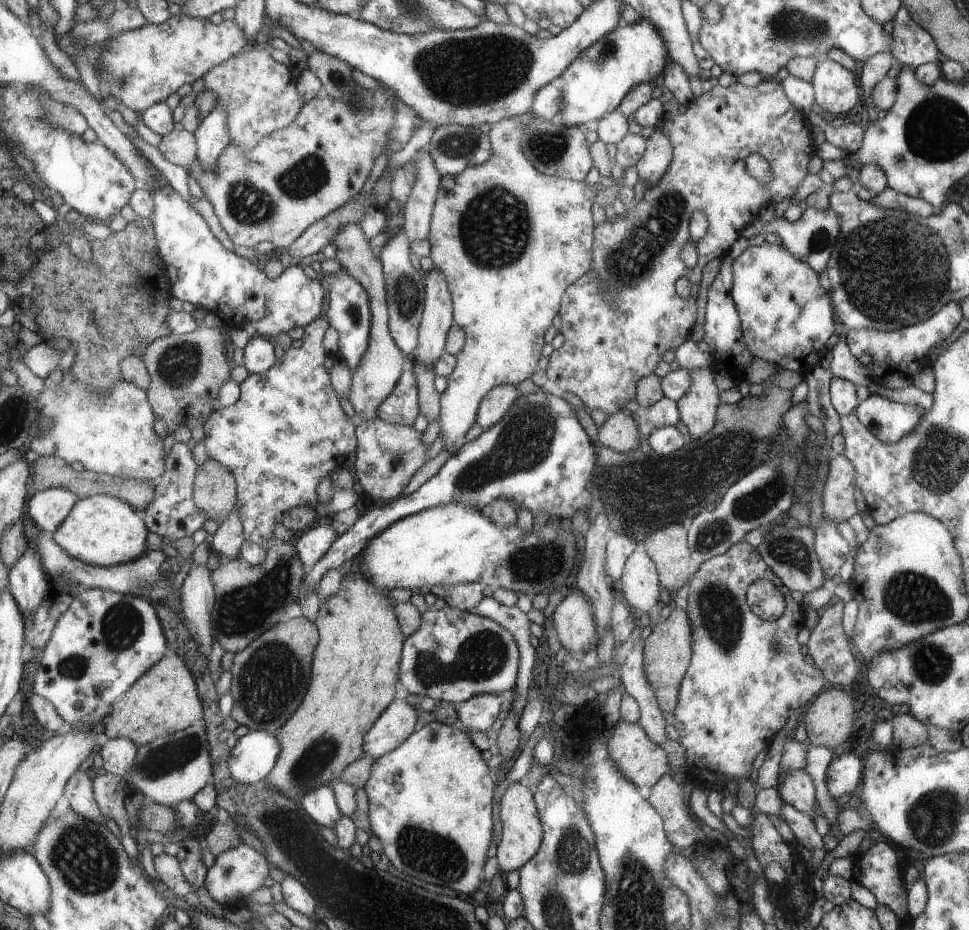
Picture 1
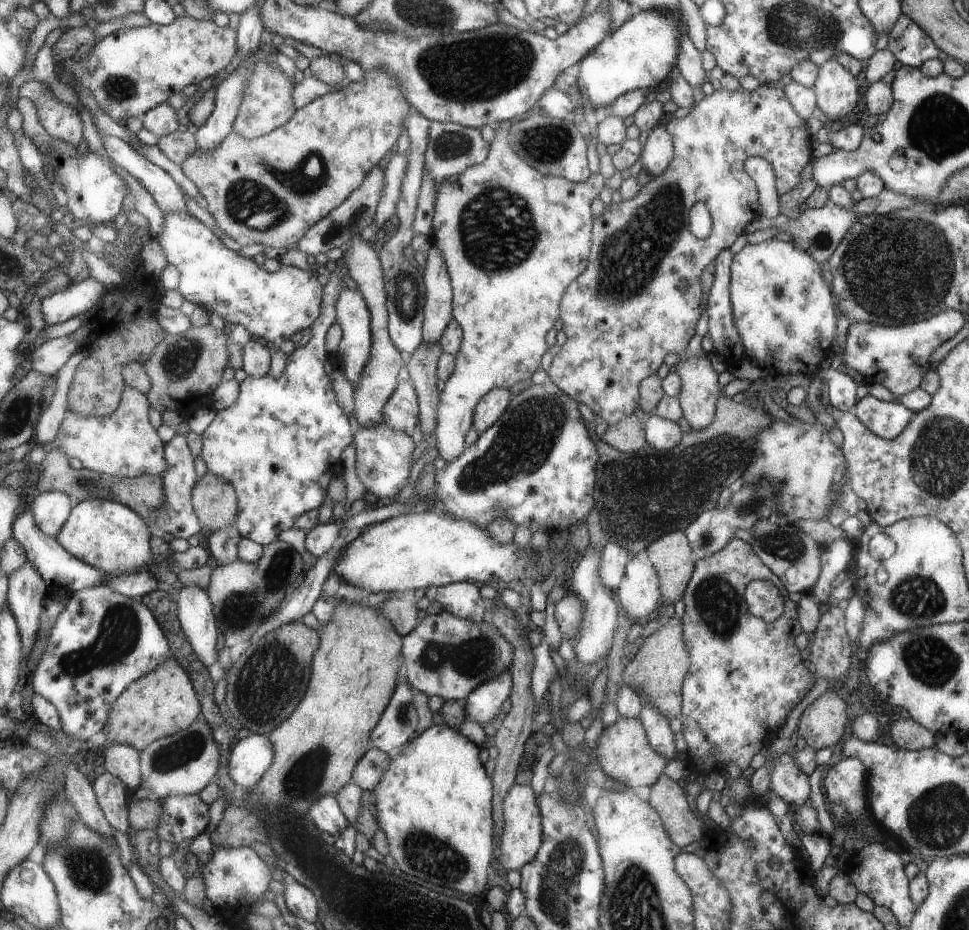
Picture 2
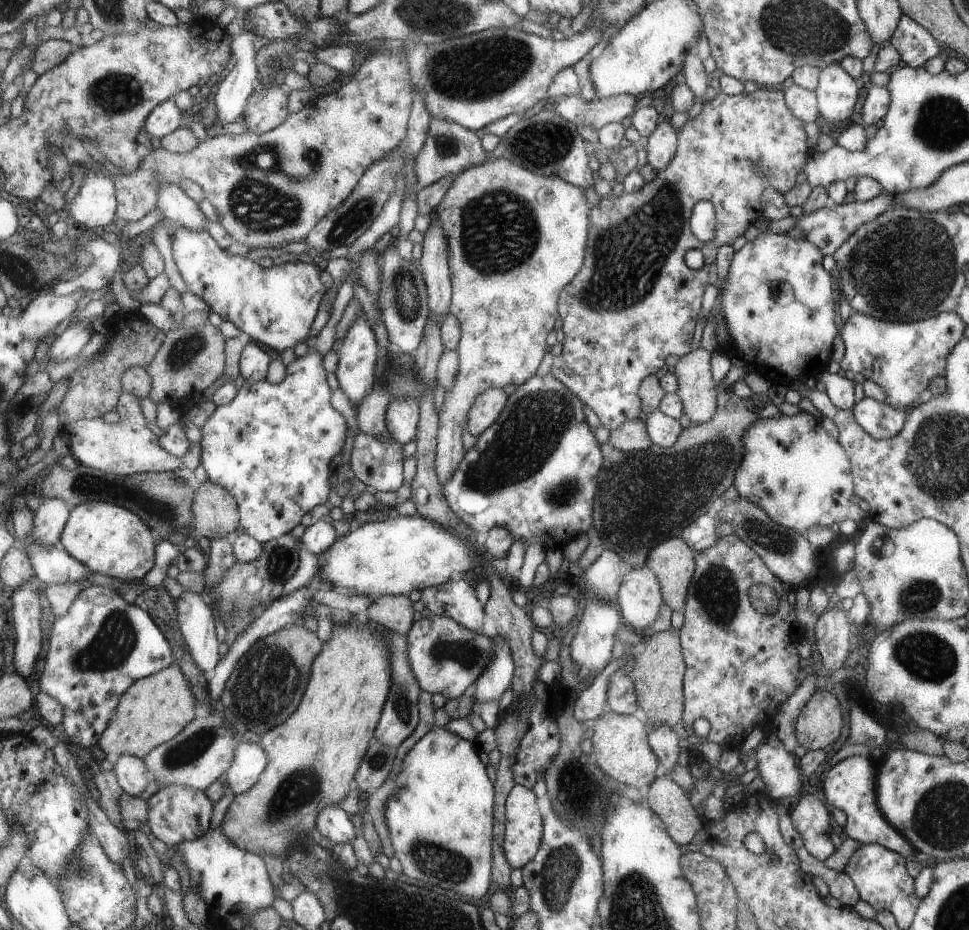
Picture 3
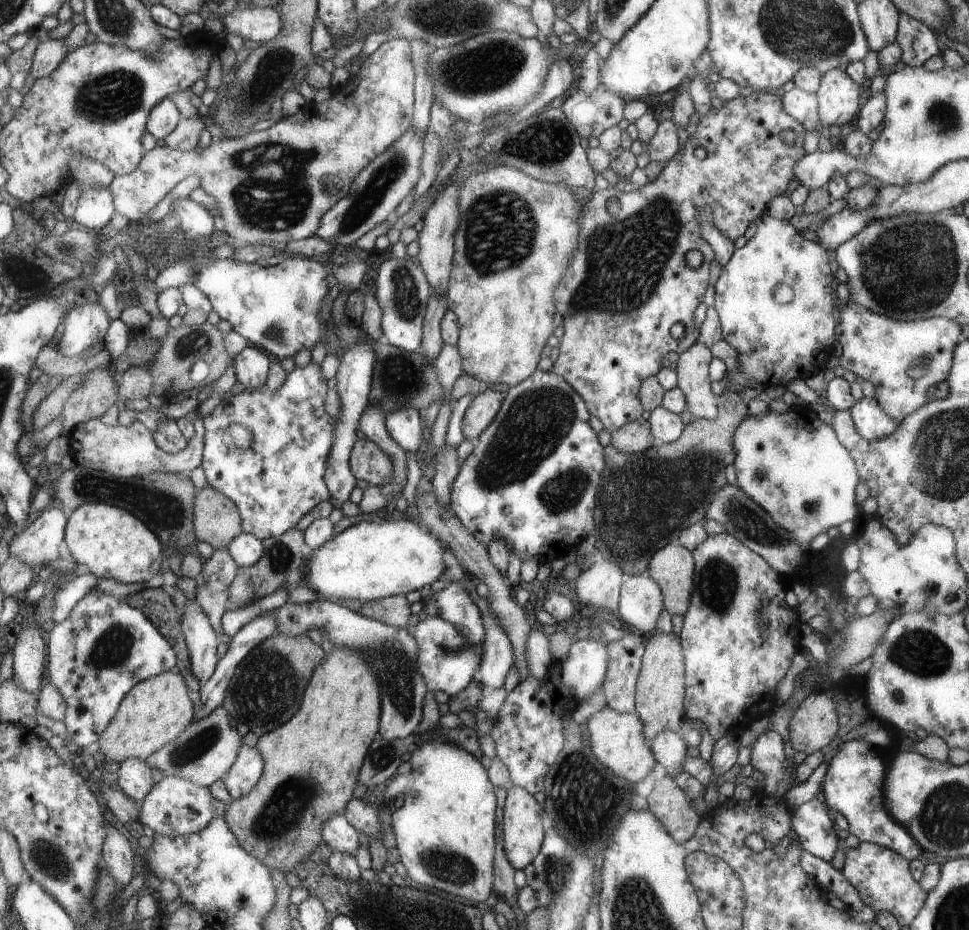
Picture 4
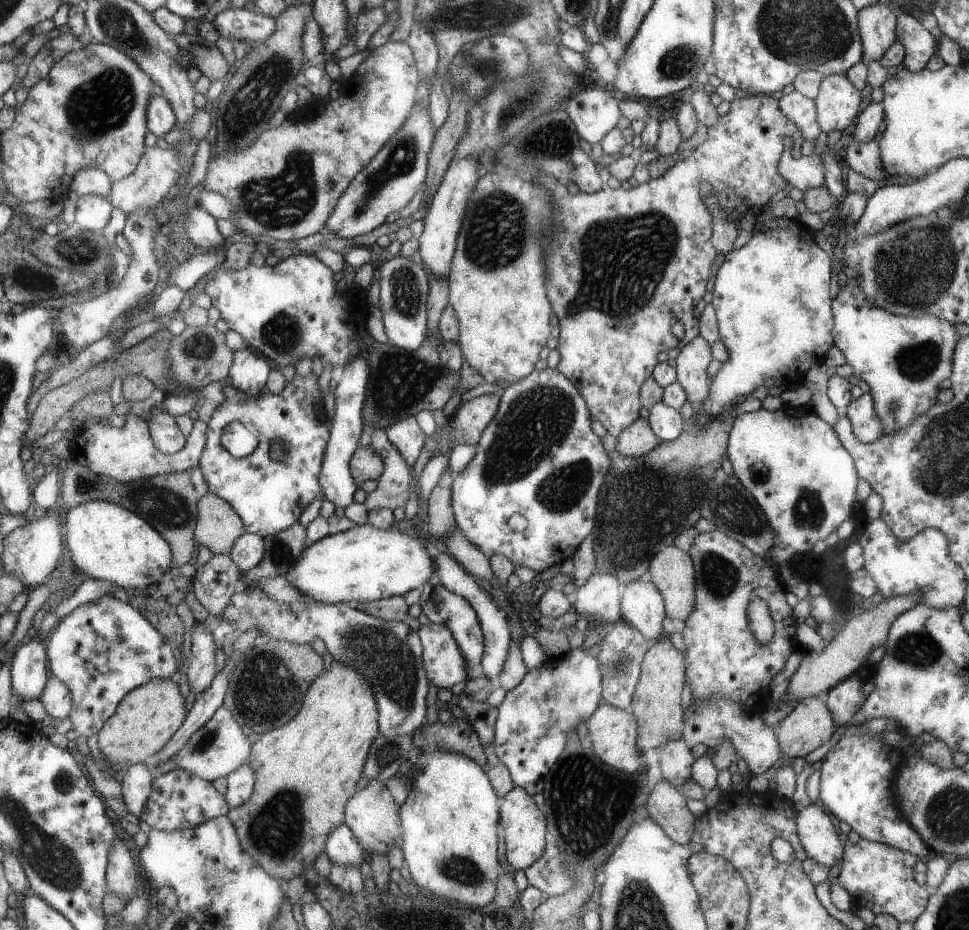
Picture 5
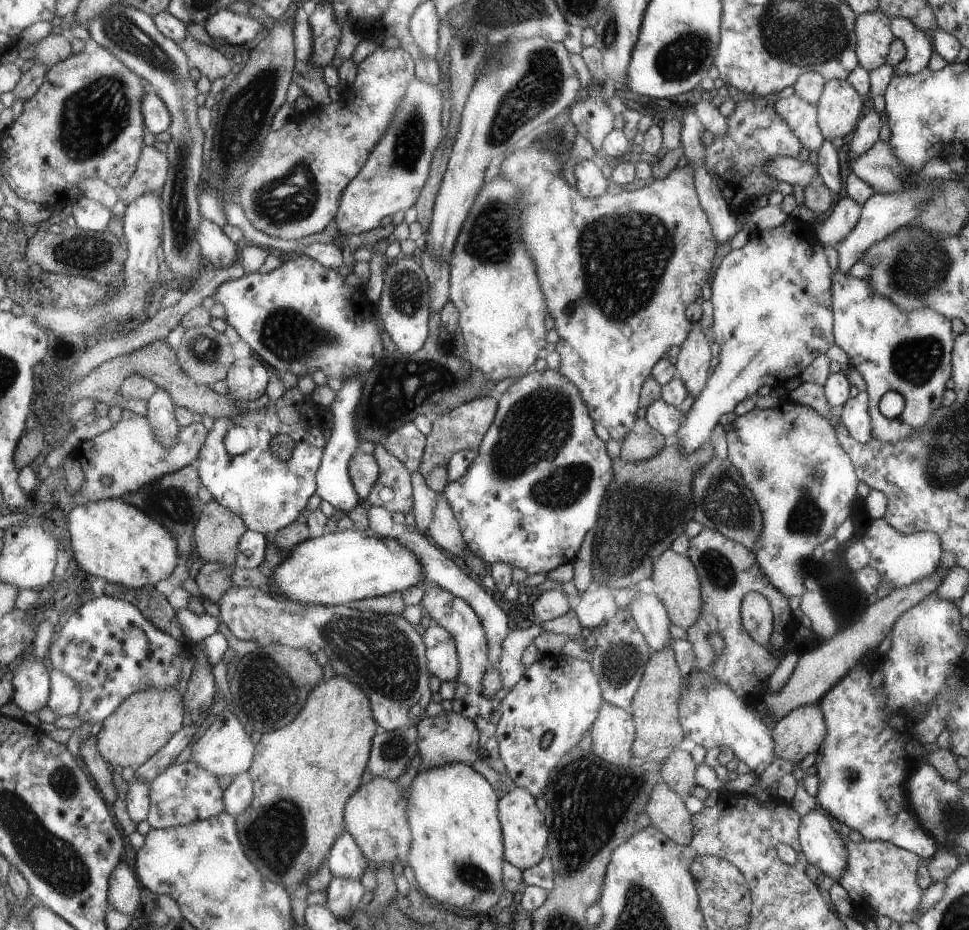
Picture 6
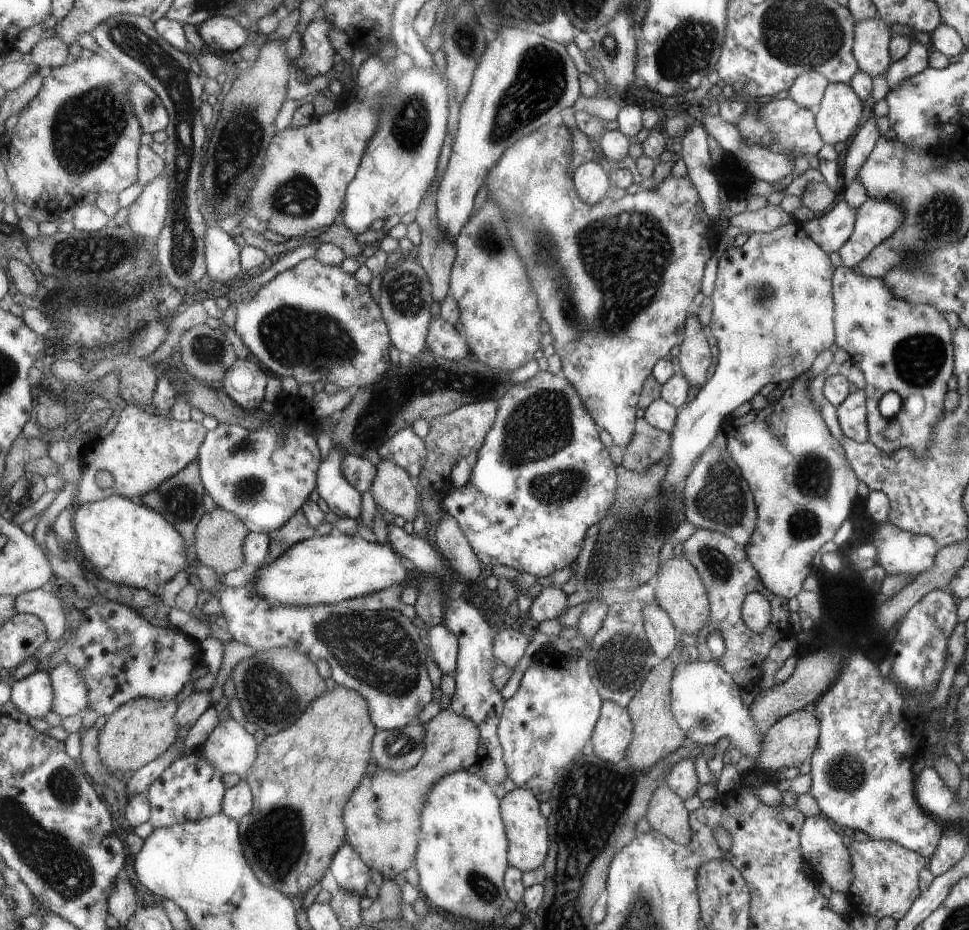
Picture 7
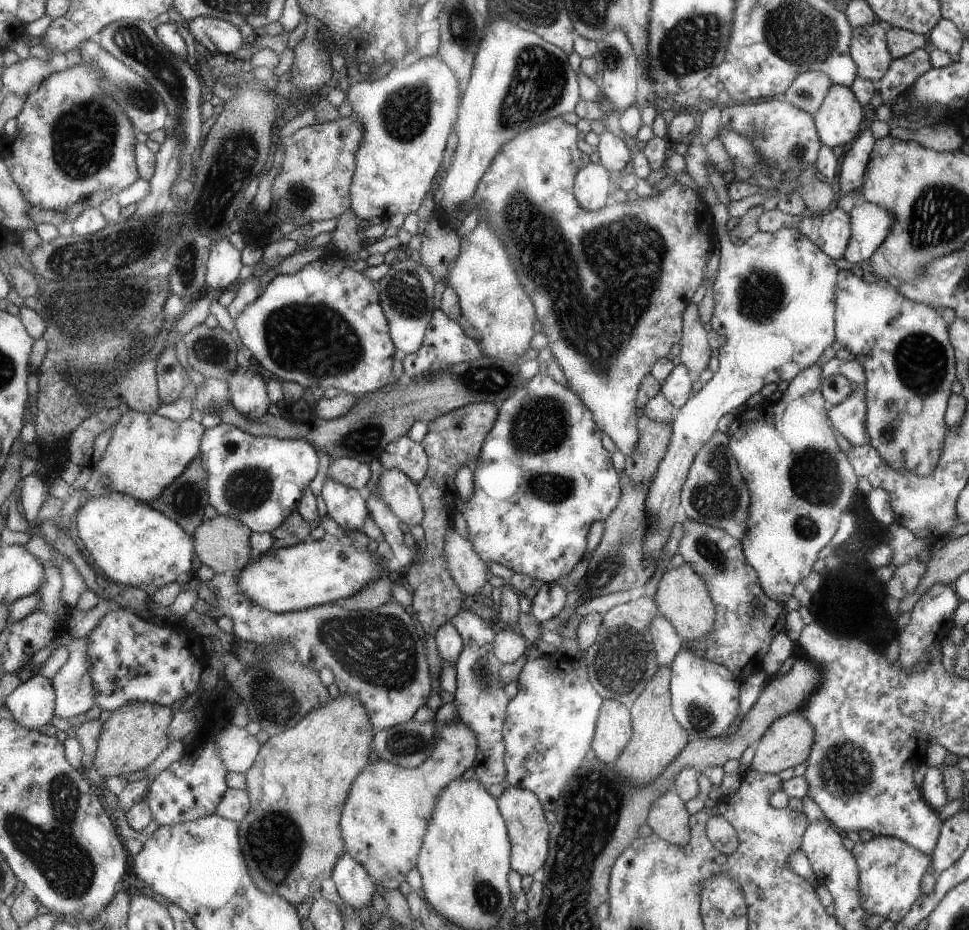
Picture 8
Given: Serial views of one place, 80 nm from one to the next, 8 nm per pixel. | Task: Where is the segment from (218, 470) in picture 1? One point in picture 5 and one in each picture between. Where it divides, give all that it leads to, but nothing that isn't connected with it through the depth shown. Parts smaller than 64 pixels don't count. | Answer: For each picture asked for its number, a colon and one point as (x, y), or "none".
2: (216, 501)
3: (216, 512)
4: (218, 521)
5: (219, 525)

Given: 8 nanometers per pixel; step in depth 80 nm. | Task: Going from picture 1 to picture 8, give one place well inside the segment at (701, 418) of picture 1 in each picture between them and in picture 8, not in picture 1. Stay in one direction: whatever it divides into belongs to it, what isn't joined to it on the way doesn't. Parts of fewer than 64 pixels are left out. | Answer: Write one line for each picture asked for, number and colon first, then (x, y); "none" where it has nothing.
2: (699, 389)
3: (696, 386)
4: (692, 377)
5: (692, 361)
6: (692, 362)
7: (693, 358)
8: (694, 354)

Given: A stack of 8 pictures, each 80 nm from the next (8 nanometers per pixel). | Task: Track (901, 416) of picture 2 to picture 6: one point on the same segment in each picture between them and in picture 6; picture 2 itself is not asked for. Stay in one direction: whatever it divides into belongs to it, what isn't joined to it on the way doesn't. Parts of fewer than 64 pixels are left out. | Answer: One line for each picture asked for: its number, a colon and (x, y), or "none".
3: (881, 421)
4: (872, 423)
5: (866, 426)
6: (854, 415)

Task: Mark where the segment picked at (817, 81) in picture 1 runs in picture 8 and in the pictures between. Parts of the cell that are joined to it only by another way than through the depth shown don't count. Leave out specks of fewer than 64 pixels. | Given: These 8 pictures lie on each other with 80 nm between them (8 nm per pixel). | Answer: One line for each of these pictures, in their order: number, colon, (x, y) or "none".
2: (836, 89)
3: (836, 92)
4: (837, 94)
5: (837, 101)
6: (839, 106)
7: (838, 111)
8: (837, 120)

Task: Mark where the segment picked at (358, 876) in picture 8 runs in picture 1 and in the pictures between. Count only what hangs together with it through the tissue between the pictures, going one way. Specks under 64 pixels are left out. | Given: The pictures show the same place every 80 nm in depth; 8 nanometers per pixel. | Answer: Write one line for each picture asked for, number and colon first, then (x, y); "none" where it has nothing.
1: (321, 803)
2: (327, 813)
3: (333, 822)
4: (340, 835)
5: (343, 847)
6: (347, 859)
7: (351, 872)

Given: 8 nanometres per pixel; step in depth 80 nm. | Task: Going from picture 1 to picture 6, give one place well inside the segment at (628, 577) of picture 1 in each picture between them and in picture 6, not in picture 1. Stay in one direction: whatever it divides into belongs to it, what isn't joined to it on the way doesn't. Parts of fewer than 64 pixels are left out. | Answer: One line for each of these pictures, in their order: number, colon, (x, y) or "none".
2: (638, 594)
3: (639, 597)
4: (640, 601)
5: (641, 605)
6: (650, 615)

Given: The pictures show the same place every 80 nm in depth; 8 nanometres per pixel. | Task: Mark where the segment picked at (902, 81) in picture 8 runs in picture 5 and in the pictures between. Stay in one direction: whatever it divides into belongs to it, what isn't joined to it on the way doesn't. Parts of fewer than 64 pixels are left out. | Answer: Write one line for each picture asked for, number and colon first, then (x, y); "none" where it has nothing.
5: (919, 44)
6: (918, 46)
7: (916, 60)

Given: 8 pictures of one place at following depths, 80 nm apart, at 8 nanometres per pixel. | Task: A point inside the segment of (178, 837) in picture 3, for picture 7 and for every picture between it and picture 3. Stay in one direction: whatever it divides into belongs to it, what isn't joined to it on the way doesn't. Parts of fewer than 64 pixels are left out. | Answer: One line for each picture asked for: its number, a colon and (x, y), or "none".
4: (175, 806)
5: (179, 800)
6: (186, 793)
7: (191, 789)

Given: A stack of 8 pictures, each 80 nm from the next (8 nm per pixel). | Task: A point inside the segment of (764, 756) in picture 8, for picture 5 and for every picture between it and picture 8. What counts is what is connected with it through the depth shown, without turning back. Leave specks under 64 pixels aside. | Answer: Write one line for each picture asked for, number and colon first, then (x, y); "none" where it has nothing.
5: (808, 725)
6: (799, 733)
7: (788, 741)

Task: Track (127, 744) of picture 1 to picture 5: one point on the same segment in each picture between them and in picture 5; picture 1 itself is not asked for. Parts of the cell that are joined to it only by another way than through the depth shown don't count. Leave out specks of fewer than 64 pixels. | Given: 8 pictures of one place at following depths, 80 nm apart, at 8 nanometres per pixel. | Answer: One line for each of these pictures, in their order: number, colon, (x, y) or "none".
2: (124, 761)
3: (134, 775)
4: (136, 779)
5: (138, 783)

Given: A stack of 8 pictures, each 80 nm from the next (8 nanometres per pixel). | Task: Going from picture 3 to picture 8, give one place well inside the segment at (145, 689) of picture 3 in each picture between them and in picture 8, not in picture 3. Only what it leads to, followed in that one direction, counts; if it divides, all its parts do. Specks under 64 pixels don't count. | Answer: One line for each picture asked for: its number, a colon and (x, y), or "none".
4: (158, 710)
5: (145, 721)
6: (146, 722)
7: (141, 730)
8: (133, 737)

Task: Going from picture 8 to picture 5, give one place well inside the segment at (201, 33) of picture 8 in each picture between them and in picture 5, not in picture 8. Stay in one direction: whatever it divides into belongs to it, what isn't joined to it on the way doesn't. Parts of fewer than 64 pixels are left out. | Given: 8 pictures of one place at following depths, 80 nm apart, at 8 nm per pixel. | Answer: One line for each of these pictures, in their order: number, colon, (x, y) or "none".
5: (245, 23)
6: (225, 27)
7: (225, 33)

